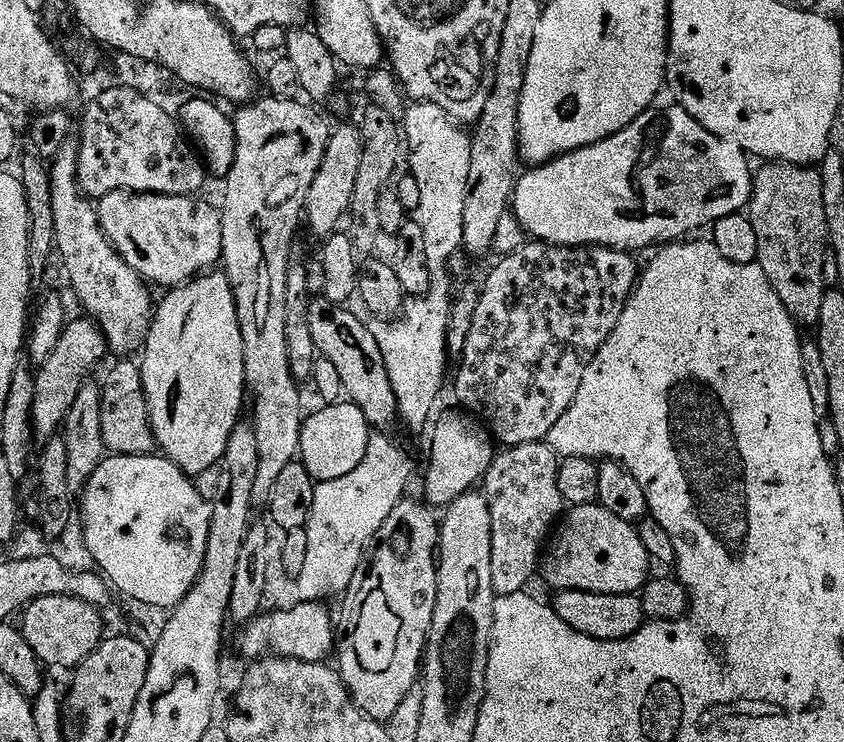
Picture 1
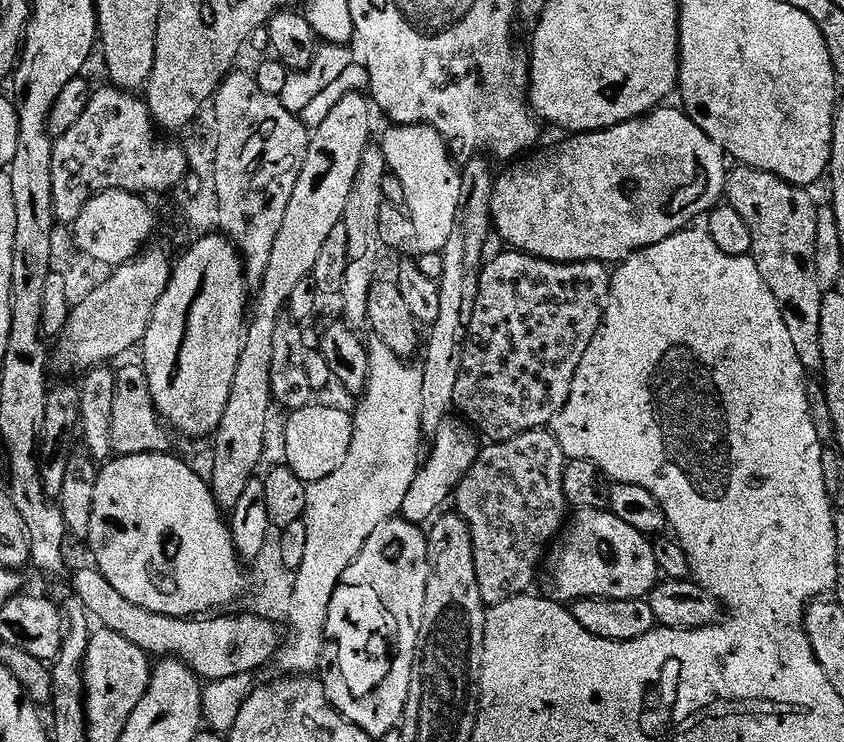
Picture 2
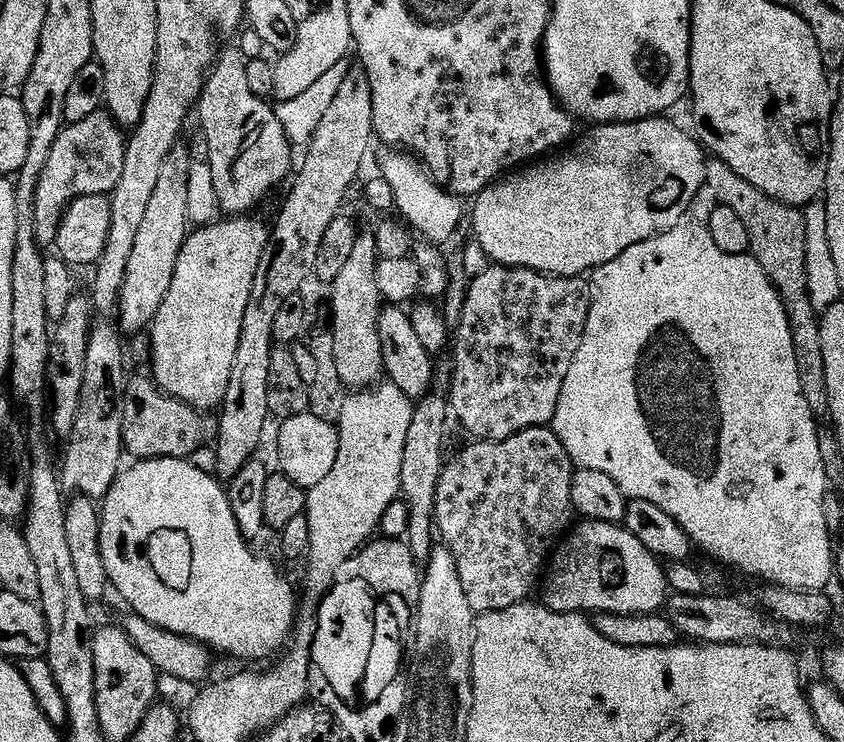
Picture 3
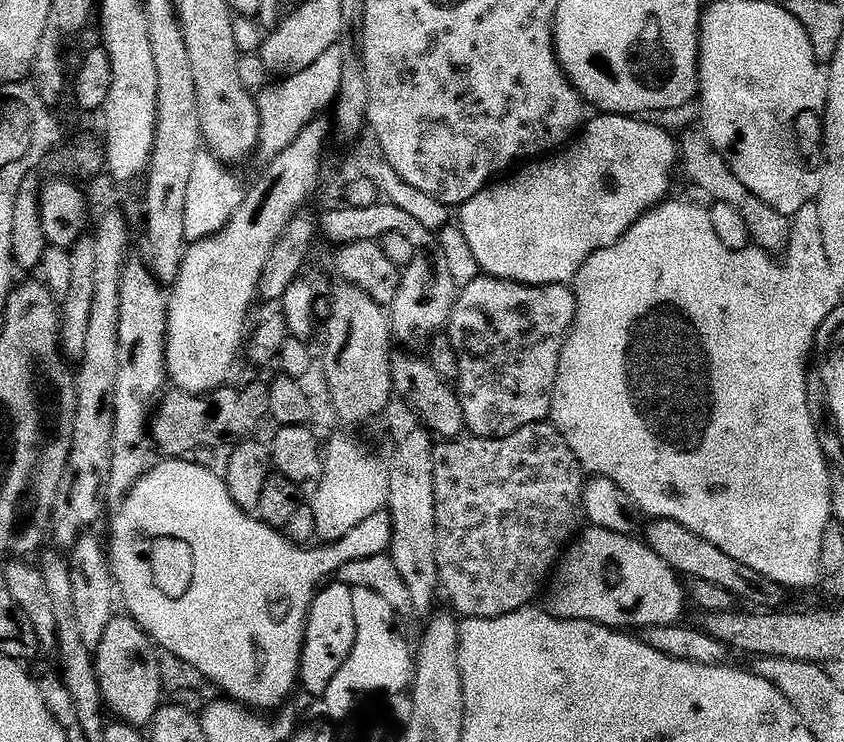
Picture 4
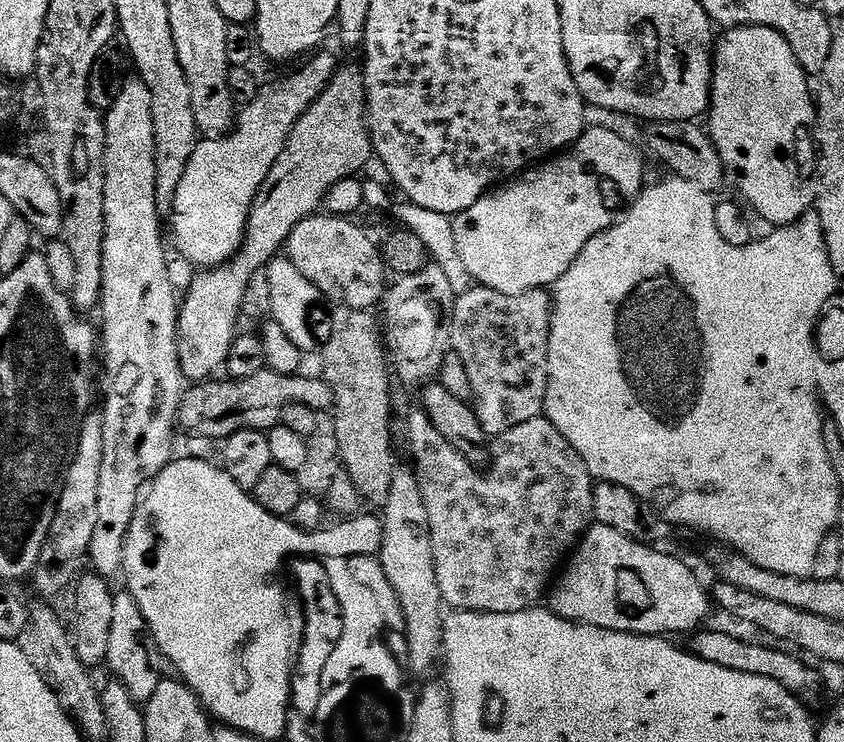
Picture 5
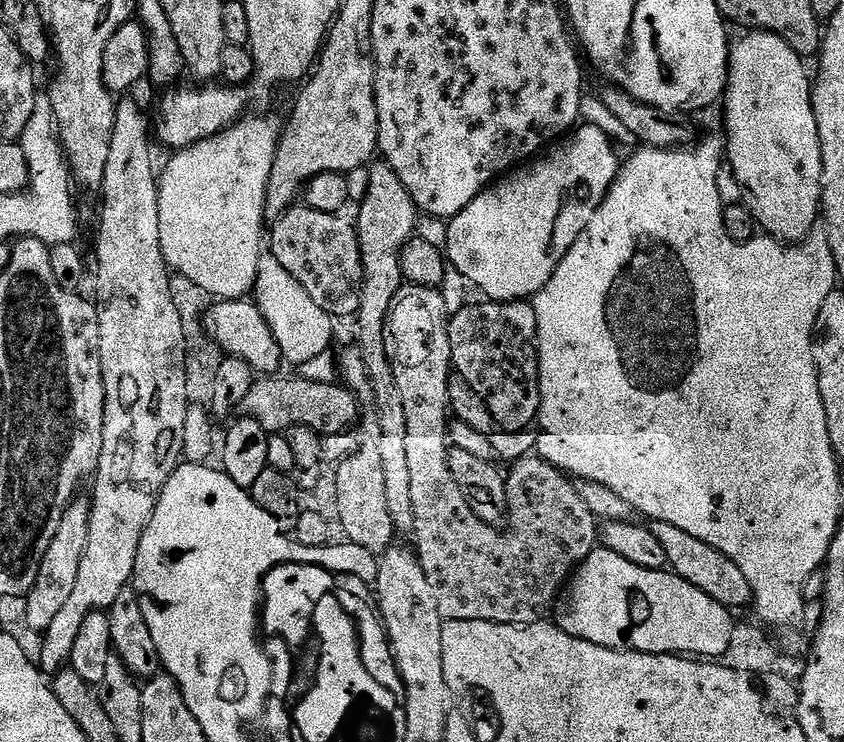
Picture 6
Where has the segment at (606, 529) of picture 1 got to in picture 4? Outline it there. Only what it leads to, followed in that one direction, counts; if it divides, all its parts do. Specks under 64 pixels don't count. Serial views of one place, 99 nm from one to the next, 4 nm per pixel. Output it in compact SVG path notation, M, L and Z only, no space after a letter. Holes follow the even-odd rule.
M589 527L587 531L561 555L550 577L546 588L546 610L551 616L559 620L589 620L604 628L617 630L643 630L654 625L674 624L683 617L680 615L684 612L686 601L685 585L678 573L669 564L662 562L662 558L658 558L658 554L654 554L647 543L639 539L631 540L631 535L605 528Z

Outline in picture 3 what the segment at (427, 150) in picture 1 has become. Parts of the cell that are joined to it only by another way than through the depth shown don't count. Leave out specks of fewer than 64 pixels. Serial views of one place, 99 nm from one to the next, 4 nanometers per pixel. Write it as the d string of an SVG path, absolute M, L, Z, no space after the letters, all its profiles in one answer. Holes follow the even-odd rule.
M388 150L385 152L388 153L381 158L378 172L386 178L386 182L390 182L390 187L394 189L396 212L413 233L422 235L419 237L437 246L443 245L443 240L450 239L459 230L460 223L464 220L465 201L436 183L428 169L407 151Z

